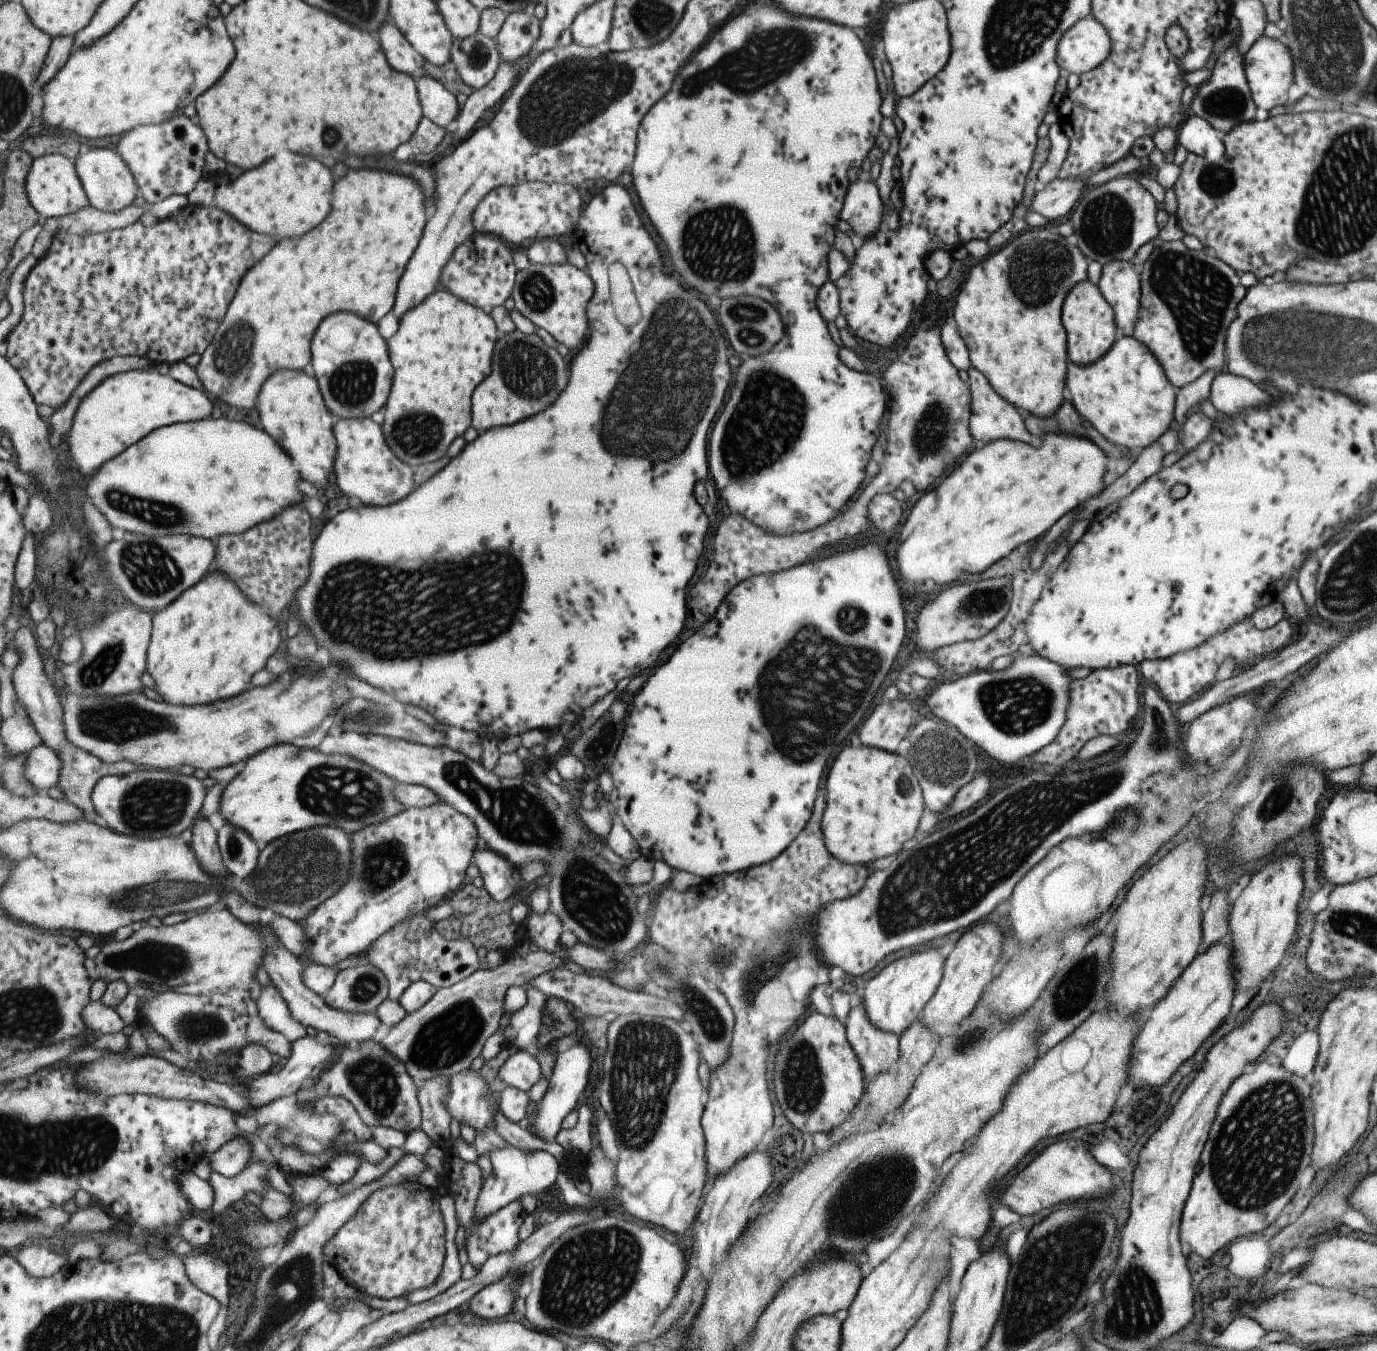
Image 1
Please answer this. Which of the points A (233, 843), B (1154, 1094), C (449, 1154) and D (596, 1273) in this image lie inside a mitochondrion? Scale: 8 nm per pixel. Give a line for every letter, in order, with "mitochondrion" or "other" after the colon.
A: mitochondrion
B: other
C: other
D: mitochondrion

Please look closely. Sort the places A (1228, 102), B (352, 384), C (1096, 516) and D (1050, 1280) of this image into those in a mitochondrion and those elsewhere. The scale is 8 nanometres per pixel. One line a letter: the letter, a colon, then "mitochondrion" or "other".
A: mitochondrion
B: mitochondrion
C: other
D: mitochondrion

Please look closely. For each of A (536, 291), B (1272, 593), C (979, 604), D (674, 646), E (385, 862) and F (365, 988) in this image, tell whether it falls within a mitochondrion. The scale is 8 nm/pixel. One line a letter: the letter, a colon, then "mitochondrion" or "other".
A: mitochondrion
B: other
C: mitochondrion
D: other
E: mitochondrion
F: mitochondrion

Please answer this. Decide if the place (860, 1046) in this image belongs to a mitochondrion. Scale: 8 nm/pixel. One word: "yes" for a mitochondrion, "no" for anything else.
no

